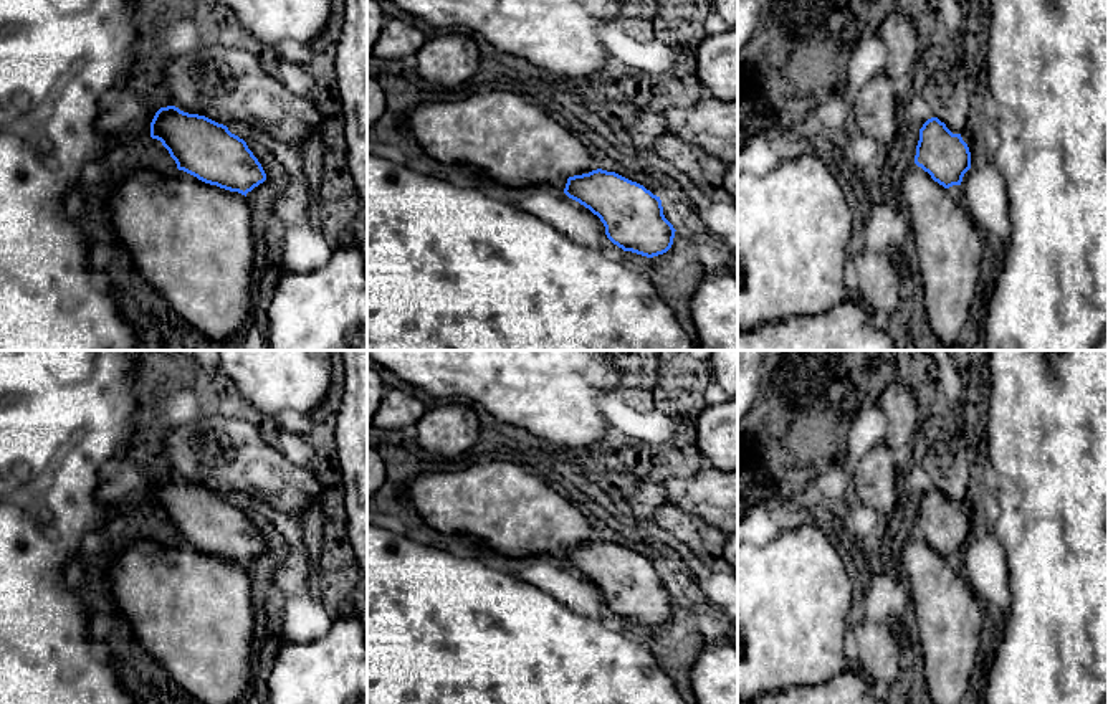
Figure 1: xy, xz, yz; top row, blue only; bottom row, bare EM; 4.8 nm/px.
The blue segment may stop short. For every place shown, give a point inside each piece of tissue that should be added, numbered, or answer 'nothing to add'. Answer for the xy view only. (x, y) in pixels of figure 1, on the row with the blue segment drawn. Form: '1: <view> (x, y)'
1: xy (192, 242)

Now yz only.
1: yz (950, 247)

